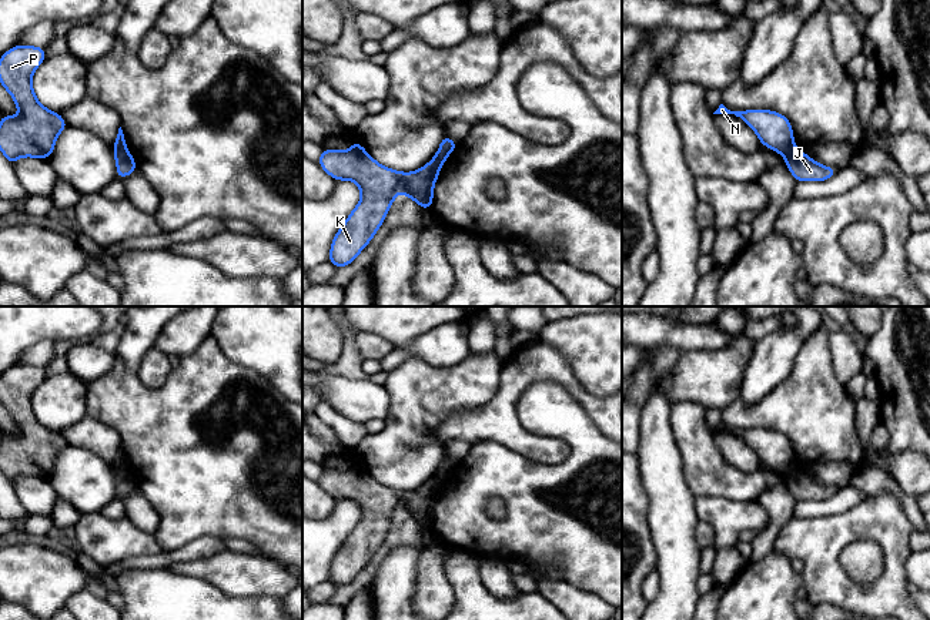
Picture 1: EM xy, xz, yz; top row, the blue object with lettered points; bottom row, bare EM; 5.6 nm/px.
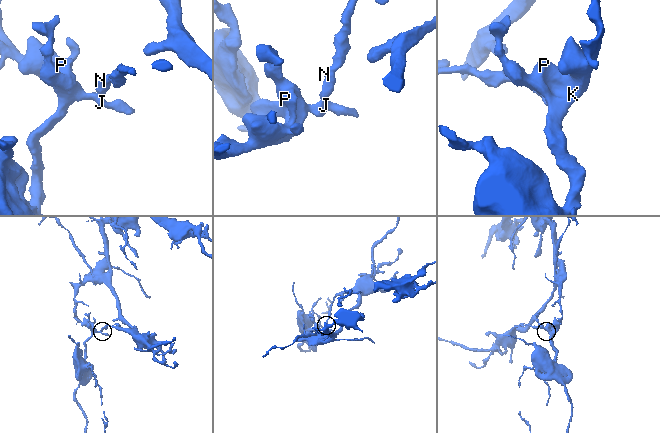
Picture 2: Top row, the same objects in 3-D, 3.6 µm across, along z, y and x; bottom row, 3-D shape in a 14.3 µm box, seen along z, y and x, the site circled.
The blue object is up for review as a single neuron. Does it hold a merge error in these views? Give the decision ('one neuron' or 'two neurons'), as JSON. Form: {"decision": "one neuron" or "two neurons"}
{"decision": "two neurons"}

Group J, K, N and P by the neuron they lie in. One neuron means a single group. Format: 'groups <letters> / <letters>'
groups J K P / N

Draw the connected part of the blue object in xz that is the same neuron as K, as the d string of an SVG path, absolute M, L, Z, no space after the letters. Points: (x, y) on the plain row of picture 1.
M358 460L345 470L324 467L321 487L337 500L354 500L361 509L359 522L332 559L328 580L337 587L349 584L382 544L399 509L421 527L431 529L434 505L445 480L434 476L418 490L401 492L377 482Z

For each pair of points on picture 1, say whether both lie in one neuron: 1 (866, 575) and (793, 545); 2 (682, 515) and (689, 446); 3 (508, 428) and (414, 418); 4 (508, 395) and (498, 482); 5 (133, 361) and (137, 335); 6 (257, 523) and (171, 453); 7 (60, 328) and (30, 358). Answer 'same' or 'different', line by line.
1: different
2: different
3: different
4: different
5: same
6: same
7: different

